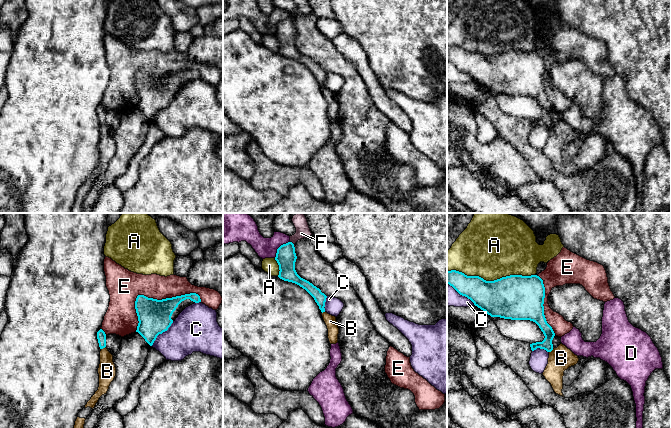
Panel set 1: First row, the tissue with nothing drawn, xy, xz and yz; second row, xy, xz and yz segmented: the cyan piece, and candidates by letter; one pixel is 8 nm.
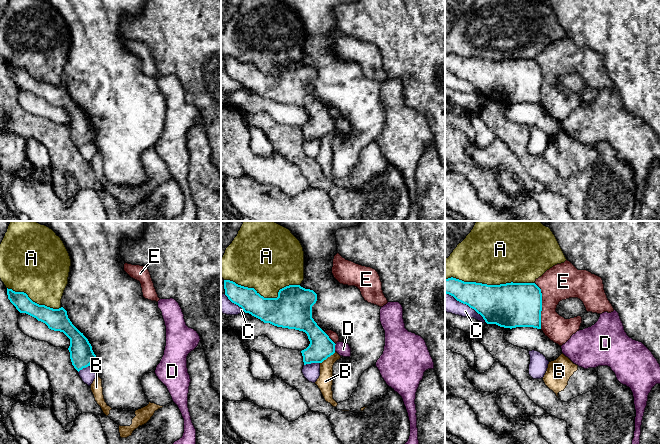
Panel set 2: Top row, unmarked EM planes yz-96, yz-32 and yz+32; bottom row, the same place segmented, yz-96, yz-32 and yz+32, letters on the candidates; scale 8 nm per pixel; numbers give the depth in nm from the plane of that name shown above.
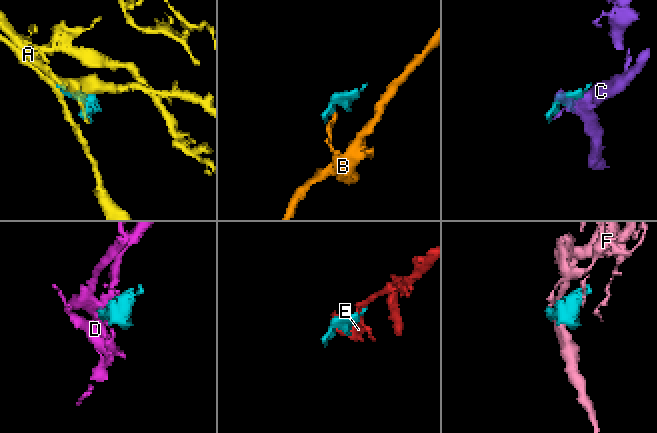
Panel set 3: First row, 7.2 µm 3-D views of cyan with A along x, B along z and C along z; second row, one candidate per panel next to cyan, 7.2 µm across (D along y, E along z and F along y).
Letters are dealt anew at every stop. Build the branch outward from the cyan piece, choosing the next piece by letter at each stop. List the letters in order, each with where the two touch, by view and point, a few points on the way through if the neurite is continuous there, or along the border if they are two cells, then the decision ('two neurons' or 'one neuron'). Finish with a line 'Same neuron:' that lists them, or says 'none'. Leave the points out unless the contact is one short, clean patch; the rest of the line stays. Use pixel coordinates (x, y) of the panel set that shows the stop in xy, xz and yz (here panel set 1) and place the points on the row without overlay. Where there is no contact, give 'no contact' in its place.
A: meets cyan in yz at (491, 57); two neurons
B: meets cyan in xy at (103, 123); two neurons
C: meets cyan in xy at (161, 109); two neurons
D: meets cyan in xz at (279, 23); two neurons
E: meets cyan in xy at (152, 74); two neurons
F: meets cyan in xz at (292, 19); border along xz (290, 17), (293, 20); two neurons
Same neuron: none

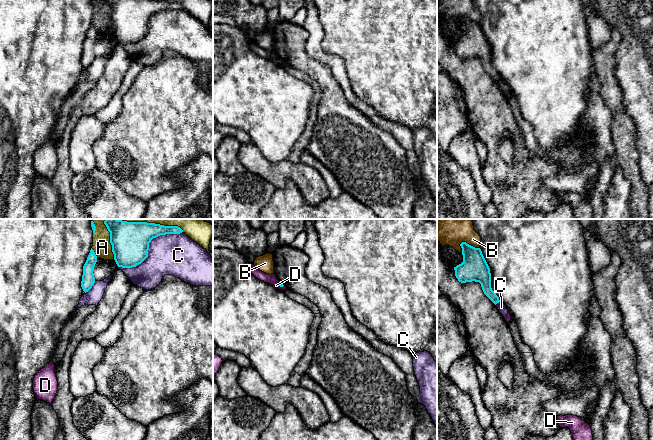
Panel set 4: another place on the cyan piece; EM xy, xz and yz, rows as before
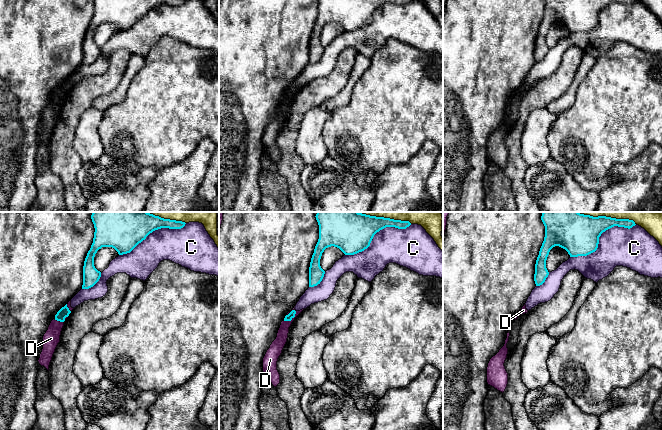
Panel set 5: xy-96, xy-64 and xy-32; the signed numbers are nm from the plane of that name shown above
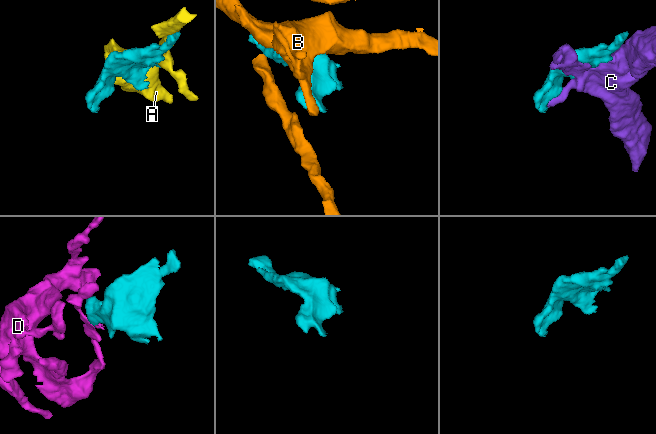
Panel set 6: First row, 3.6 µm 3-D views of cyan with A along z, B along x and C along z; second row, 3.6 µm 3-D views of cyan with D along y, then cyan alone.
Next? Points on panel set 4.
A: meets cyan in xy at (110, 18); two neurons
B: meets cyan in yz at (468, 20); two neurons
C: meets cyan in xy at (148, 23); two neurons
D: meets cyan in xz at (281, 62); runs through xz (280, 60), (281, 62), (271, 55); one neuron
Same neuron: D

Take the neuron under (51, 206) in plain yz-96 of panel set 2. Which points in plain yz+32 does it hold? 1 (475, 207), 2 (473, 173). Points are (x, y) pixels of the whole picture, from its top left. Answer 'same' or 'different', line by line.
1: same
2: different

